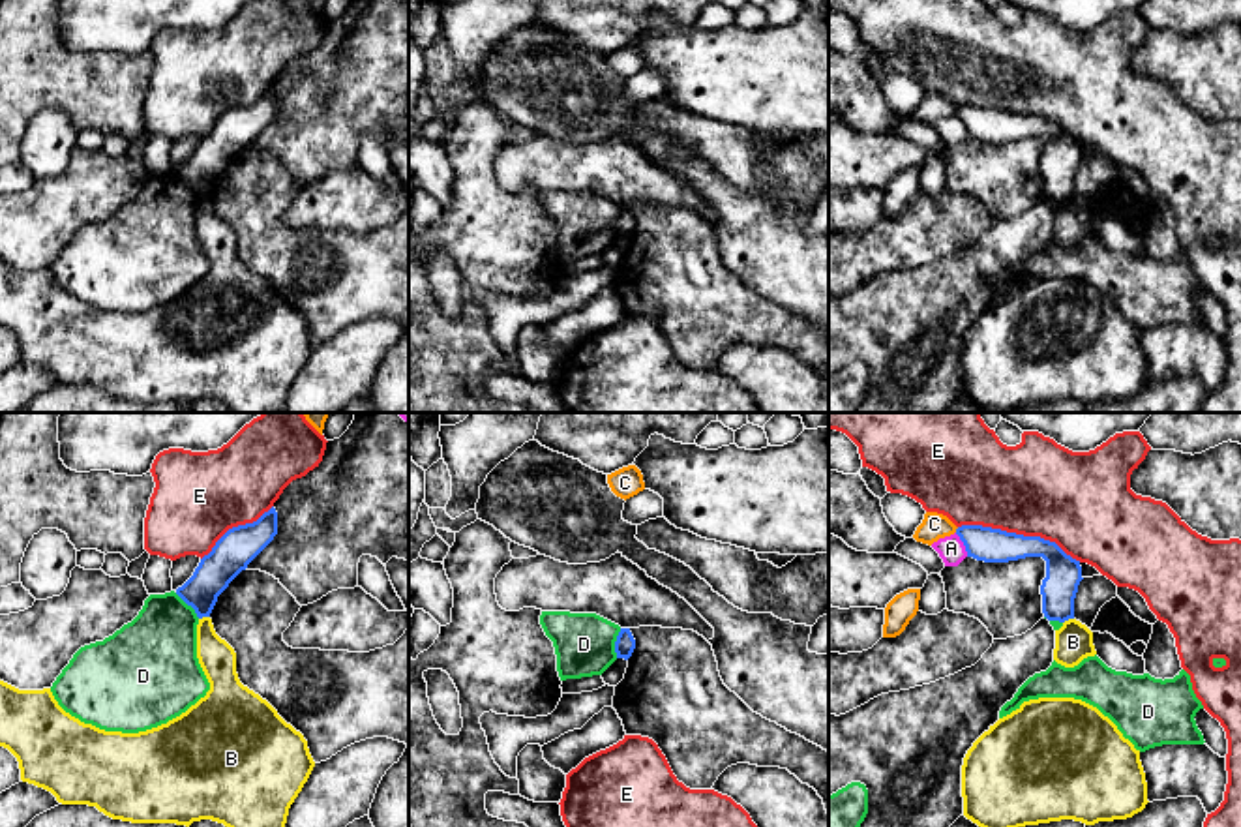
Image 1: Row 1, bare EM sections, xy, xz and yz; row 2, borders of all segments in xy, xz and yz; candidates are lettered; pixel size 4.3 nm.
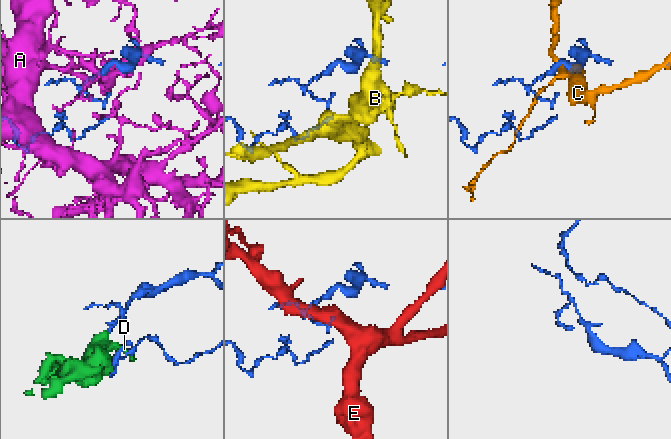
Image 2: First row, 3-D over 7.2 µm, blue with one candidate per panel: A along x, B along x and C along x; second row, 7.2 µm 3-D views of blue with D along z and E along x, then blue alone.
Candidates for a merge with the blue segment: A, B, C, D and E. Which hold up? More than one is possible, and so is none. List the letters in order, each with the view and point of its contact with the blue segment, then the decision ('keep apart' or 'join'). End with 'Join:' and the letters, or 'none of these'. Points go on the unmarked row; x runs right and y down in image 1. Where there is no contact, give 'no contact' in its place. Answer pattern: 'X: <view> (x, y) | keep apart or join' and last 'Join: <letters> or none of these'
A: yz (964, 124) | keep apart
B: xy (203, 195) | keep apart
C: yz (956, 109) | keep apart
D: xz (615, 224) | keep apart
E: yz (1020, 115) | keep apart
Join: none of these

